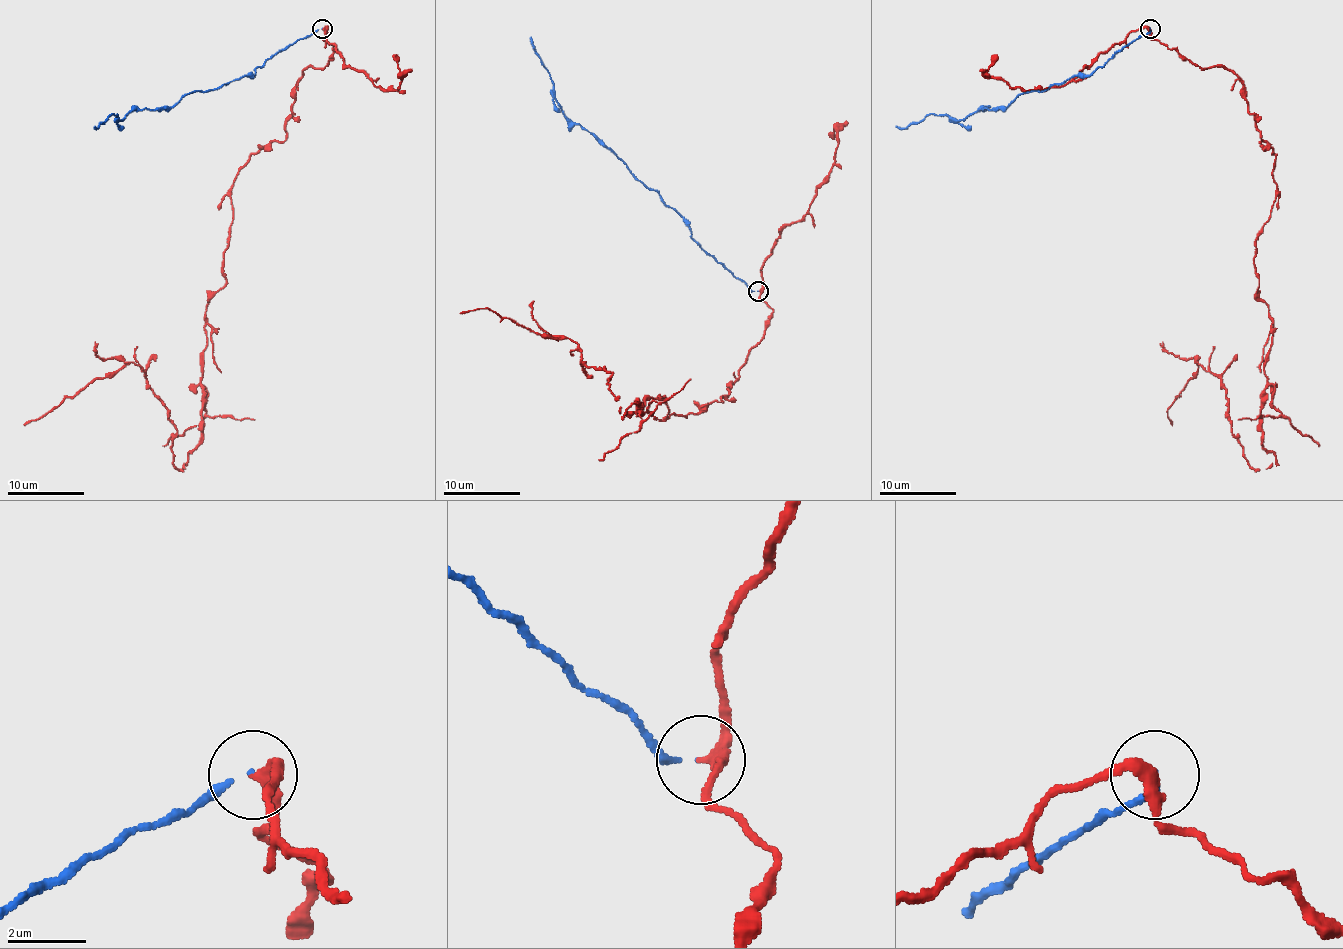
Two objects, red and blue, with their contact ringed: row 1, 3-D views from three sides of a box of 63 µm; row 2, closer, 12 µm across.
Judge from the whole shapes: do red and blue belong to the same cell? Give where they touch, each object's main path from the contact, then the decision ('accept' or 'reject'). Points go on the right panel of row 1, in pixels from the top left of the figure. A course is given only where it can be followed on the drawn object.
place (1150, 28); course red (1149, 29), (1236, 75), (1277, 189), (1253, 258), (1275, 462), (1248, 462), (1198, 362), (1173, 424); course blue (1149, 29), (1088, 75), (1026, 91), (1007, 106), (957, 119), (928, 114), (907, 127), (895, 125); reject

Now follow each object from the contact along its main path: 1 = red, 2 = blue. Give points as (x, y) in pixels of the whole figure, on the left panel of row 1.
1: (322, 29), (337, 48), (231, 189), (183, 470), (133, 362), (23, 424)
2: (322, 29), (273, 54), (252, 75), (192, 91), (171, 106), (119, 119), (112, 114), (94, 125)

